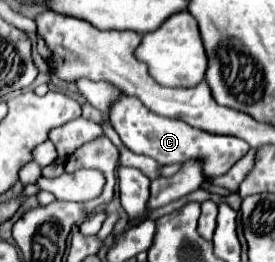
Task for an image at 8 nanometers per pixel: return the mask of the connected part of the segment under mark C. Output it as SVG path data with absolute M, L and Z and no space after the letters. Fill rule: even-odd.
M119 94L117 100L109 108L109 120L115 132L119 134L121 142L135 154L145 154L155 158L159 164L181 164L187 158L201 158L203 164L203 174L205 178L209 176L221 176L225 174L239 158L243 158L249 152L247 142L235 138L235 136L219 136L219 134L207 134L203 130L191 128L185 122L171 120L165 116L157 116L147 106L139 102L135 96Z

